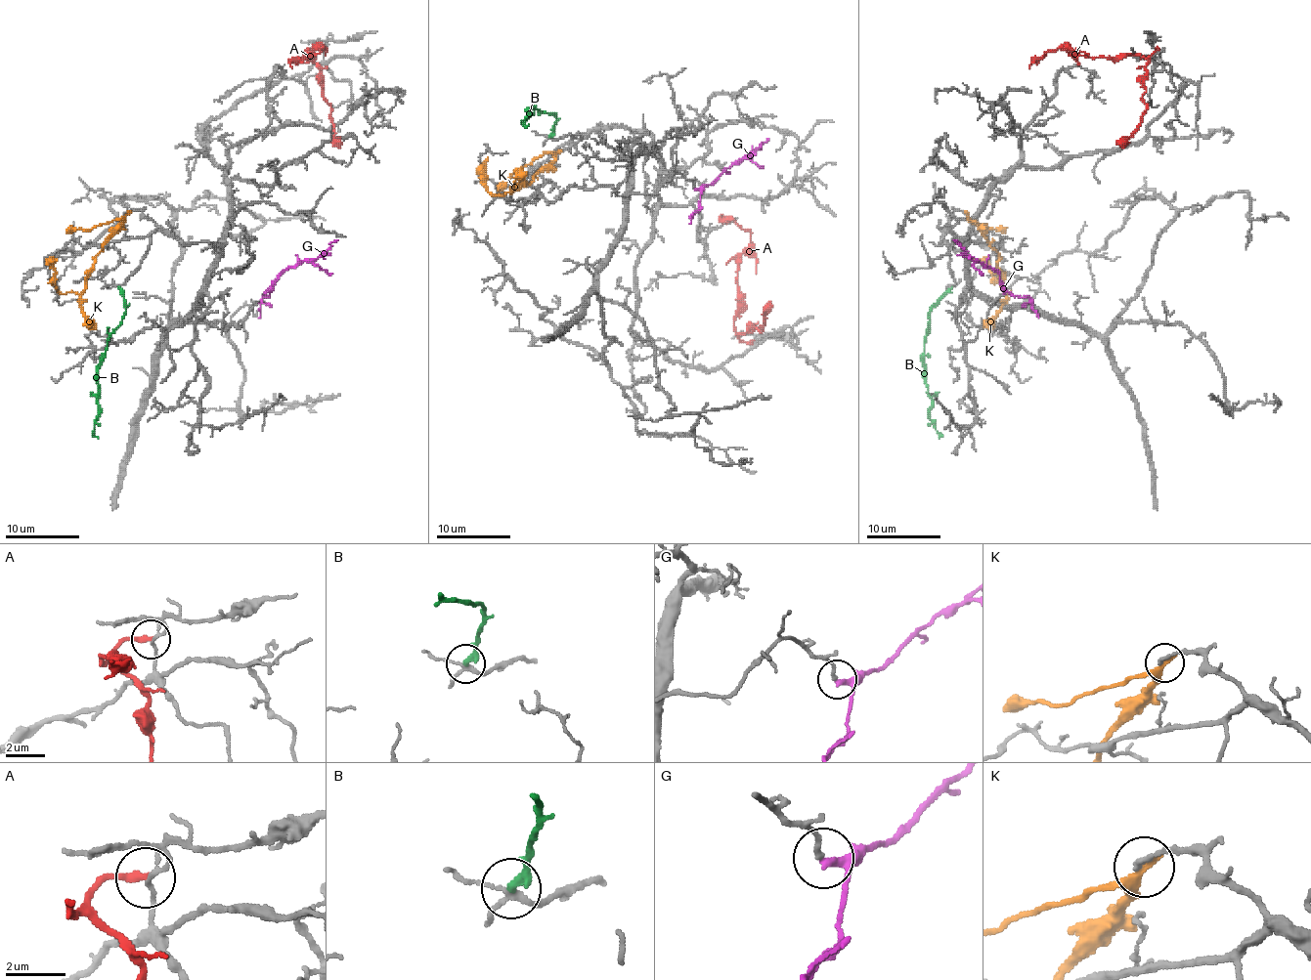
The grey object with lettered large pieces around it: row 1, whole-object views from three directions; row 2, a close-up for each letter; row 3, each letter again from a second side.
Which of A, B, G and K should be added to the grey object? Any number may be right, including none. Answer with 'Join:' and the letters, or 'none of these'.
Join: B, G

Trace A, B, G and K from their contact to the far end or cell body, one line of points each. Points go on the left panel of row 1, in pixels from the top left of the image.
A: (322, 48), (312, 48), (305, 57), (303, 55), (307, 57), (320, 50), (301, 61), (291, 61), (291, 68)
B: (118, 286), (125, 309), (121, 323), (107, 342), (105, 357), (98, 369), (98, 419), (94, 434), (98, 438)
G: (264, 292), (281, 276), (303, 261), (316, 261), (338, 240)
K: (127, 214), (98, 253), (92, 272), (79, 294), (61, 294), (57, 290), (53, 262), (57, 261)

